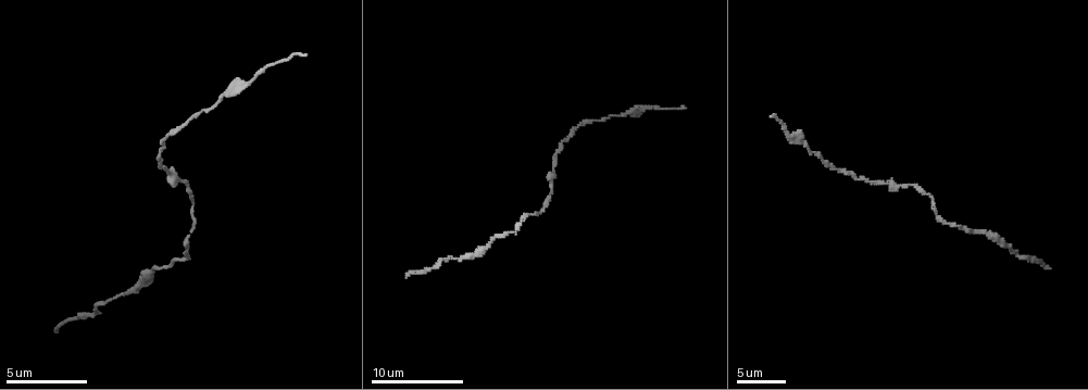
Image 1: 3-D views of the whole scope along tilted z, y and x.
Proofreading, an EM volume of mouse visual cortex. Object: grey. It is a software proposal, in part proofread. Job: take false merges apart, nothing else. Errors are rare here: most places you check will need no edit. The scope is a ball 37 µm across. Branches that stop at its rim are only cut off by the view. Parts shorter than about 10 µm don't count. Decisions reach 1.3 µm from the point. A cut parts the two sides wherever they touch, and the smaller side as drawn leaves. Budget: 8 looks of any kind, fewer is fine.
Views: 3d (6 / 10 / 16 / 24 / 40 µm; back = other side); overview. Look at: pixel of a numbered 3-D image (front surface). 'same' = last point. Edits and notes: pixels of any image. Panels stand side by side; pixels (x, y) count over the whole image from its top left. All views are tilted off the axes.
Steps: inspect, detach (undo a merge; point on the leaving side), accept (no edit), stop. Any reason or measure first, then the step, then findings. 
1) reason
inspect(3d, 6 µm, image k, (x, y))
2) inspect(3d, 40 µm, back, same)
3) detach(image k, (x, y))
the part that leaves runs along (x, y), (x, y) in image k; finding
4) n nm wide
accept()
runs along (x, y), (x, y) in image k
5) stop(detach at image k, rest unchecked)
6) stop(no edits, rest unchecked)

sudden change in width
inspect(3d, 10 µm, image 1, (806, 143))

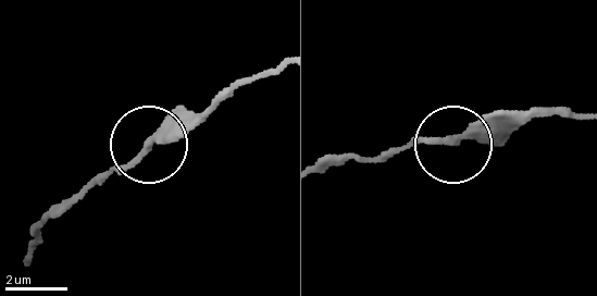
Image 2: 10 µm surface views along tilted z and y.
accept()
runs along (319, 171), (545, 112) in image 2; all the same neuron

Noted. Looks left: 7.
inspect(3d, 10 µm, image 1, (571, 131))

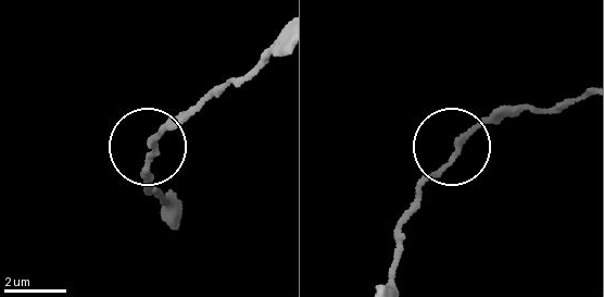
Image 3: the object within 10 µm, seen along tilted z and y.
inspect(3d, 6 µm, image 3, (153, 142))

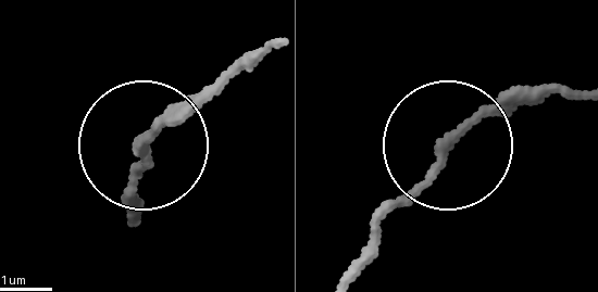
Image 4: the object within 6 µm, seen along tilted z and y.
accept()
continuous, no second neuron

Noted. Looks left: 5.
inspect(3d, 6 µm, image 1, (549, 197))

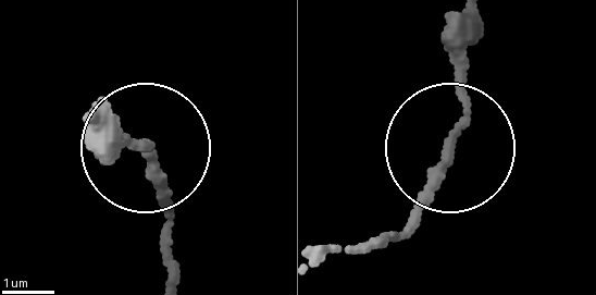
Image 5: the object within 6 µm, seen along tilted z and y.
160 nm wide
accept()
runs along (462, 133), (467, 16) in image 5; continuous, no second neuron

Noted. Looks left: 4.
thick turns thin
inspect(3d, 10 µm, image 1, (489, 245))

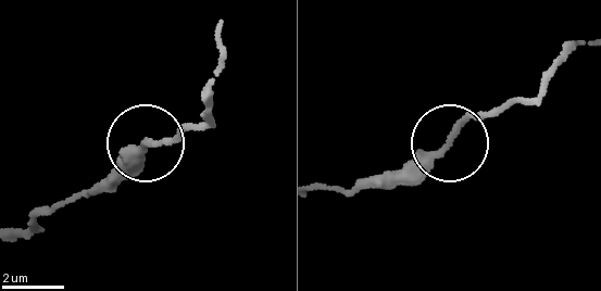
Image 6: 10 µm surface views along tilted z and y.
accept()
all the same neuron

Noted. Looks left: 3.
stop(no edits, rest unchecked)

